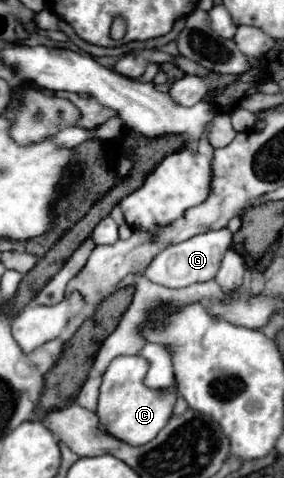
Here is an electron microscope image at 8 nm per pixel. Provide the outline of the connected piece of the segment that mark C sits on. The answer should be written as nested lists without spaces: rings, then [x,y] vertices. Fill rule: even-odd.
[[[139,355],[113,359],[107,371],[103,373],[103,383],[99,389],[99,407],[97,407],[99,429],[131,447],[141,447],[151,439],[155,439],[155,435],[171,419],[173,405],[177,399],[175,389],[165,391],[163,395],[147,389],[143,385],[145,373],[147,373],[147,361]]]

